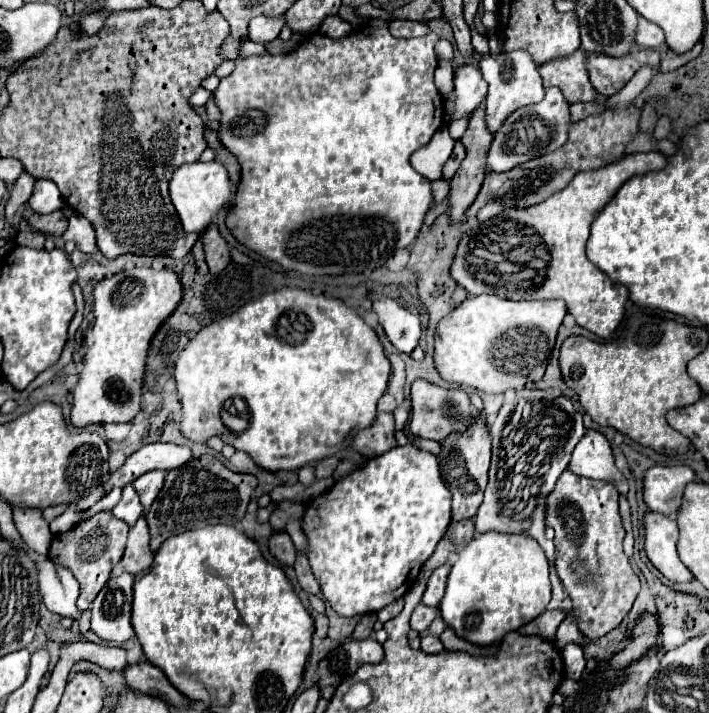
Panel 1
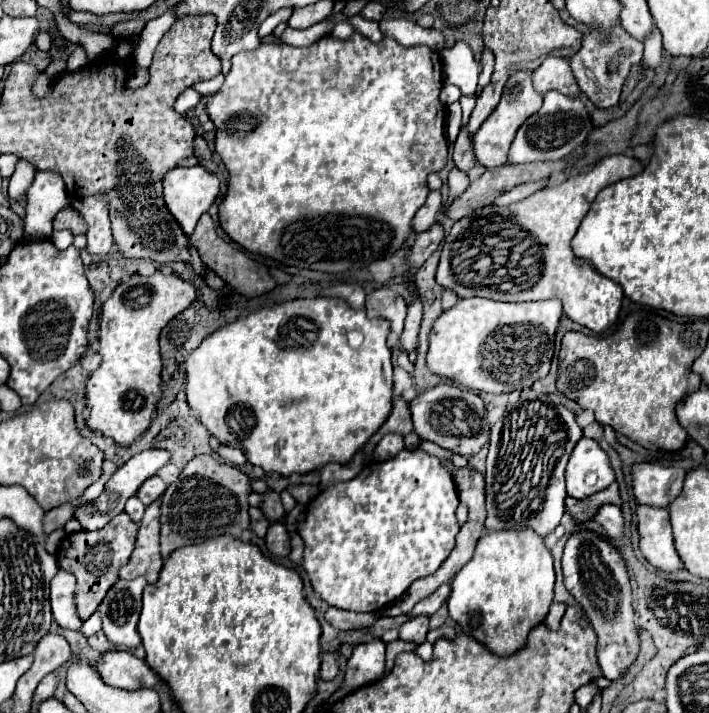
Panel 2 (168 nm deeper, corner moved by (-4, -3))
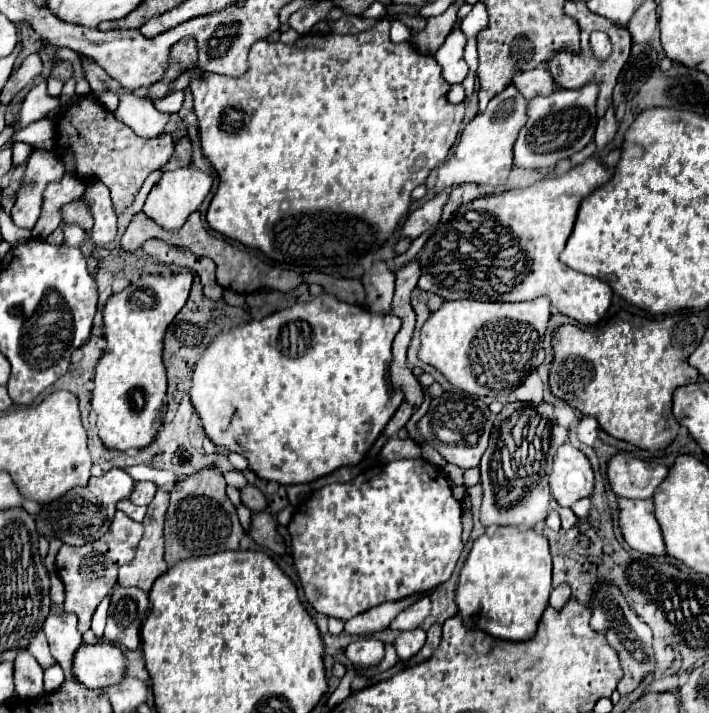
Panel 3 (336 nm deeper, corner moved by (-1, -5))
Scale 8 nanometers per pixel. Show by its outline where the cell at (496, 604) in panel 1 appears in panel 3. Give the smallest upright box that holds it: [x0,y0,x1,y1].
[456,526,552,642]

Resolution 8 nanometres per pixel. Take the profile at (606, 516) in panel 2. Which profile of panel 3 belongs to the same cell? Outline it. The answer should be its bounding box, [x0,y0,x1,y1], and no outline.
[572,498,592,518]

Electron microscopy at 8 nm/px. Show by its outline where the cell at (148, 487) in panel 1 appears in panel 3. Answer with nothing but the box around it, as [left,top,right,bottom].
[130,482,158,506]

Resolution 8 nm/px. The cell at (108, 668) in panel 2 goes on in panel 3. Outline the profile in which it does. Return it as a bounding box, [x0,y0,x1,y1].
[74,644,126,690]

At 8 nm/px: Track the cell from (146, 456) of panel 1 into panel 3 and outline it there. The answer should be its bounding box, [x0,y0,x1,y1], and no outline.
[36,468,136,546]

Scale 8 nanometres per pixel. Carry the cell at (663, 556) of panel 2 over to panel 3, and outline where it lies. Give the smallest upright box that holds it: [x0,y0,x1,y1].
[618,498,666,556]

